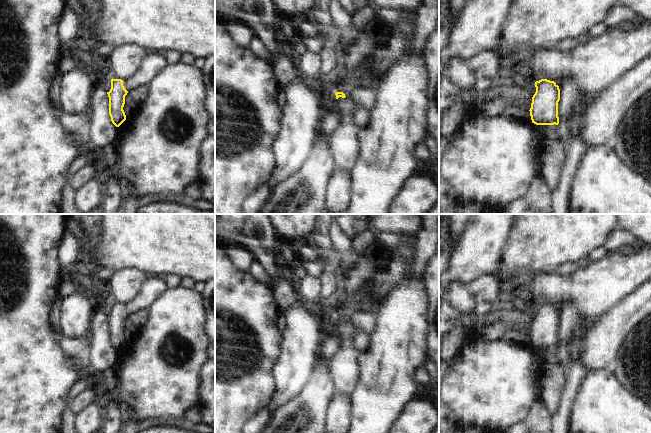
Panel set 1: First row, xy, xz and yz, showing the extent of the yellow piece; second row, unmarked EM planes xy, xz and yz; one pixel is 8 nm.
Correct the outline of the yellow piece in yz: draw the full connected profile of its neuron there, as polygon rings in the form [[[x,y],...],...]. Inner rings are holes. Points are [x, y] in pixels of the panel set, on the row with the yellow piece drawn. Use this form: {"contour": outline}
{"contour": [[[547,79],[535,82],[536,92],[532,97],[530,116],[536,125],[558,125],[559,86]]]}

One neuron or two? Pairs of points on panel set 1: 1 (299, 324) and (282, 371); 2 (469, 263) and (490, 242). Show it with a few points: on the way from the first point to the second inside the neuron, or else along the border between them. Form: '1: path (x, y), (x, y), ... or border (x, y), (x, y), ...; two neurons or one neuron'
1: path (299, 336), (299, 354), (294, 359); one neuron
2: path (474, 258), (485, 247); one neuron

